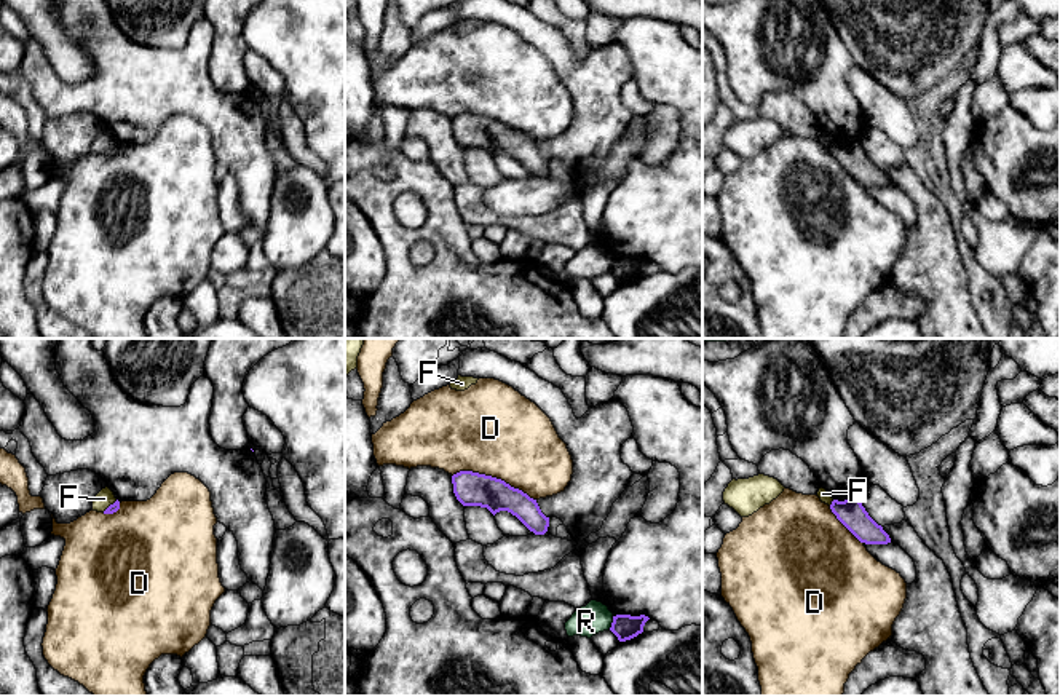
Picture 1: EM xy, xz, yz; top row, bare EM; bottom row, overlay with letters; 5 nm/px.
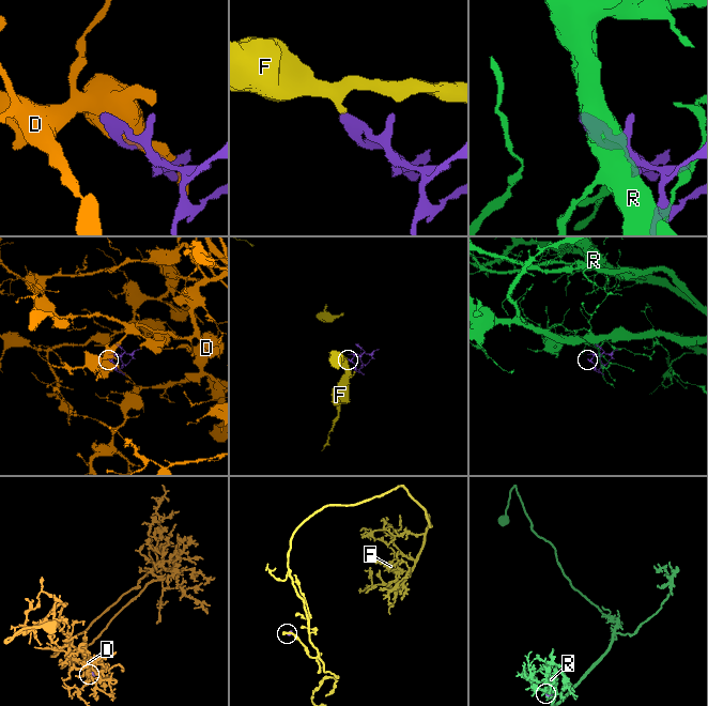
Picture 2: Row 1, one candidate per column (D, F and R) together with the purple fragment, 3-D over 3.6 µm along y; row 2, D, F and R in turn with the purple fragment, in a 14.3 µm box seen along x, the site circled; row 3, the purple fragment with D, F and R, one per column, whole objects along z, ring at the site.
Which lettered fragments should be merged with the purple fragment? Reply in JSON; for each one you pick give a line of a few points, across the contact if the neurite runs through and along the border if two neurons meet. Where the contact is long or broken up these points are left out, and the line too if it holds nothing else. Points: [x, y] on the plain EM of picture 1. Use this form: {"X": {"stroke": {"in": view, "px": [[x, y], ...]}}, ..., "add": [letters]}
{"add": []}

